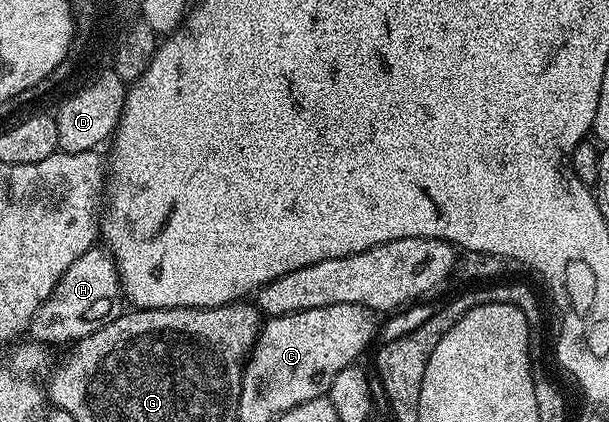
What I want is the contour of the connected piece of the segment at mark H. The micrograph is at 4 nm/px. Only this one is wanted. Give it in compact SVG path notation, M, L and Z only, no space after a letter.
M95 245L83 253L83 257L71 261L67 273L59 277L55 289L51 289L51 297L35 309L35 317L31 317L27 335L32 342L42 345L49 343L66 343L72 345L77 340L87 337L105 327L113 319L123 313L123 292L121 280L117 278L117 267L113 257L104 246Z

